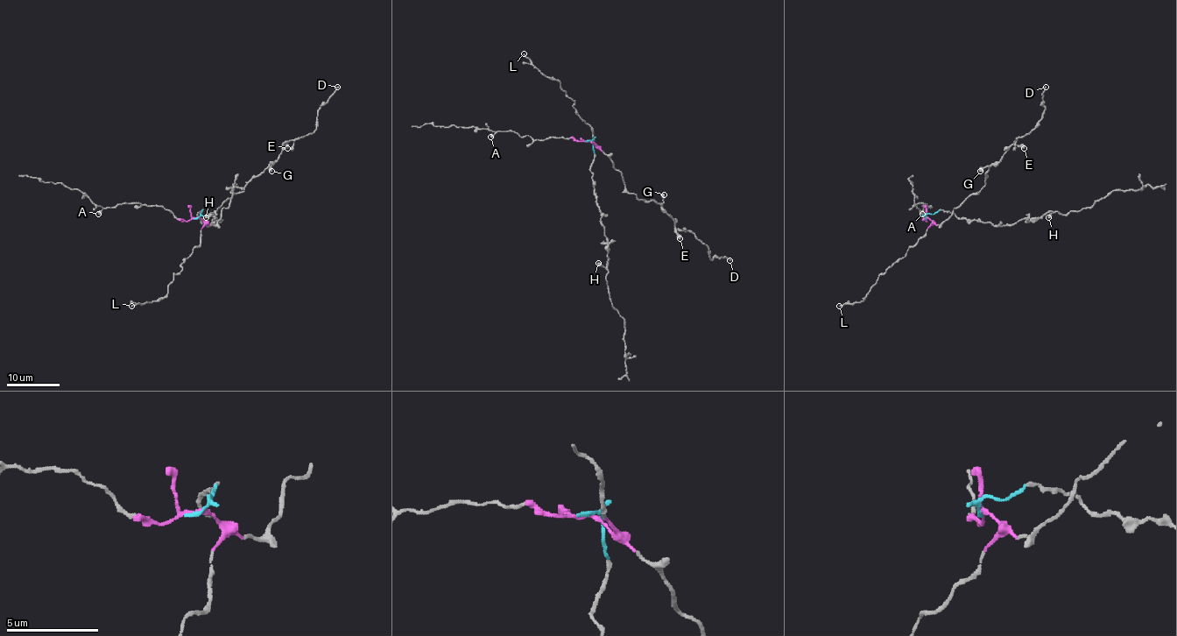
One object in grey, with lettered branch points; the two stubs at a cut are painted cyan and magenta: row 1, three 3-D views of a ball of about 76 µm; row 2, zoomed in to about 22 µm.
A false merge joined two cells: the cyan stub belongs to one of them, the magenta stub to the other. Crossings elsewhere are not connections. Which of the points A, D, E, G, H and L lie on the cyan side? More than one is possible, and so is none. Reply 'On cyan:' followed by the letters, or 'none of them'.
On cyan: H

